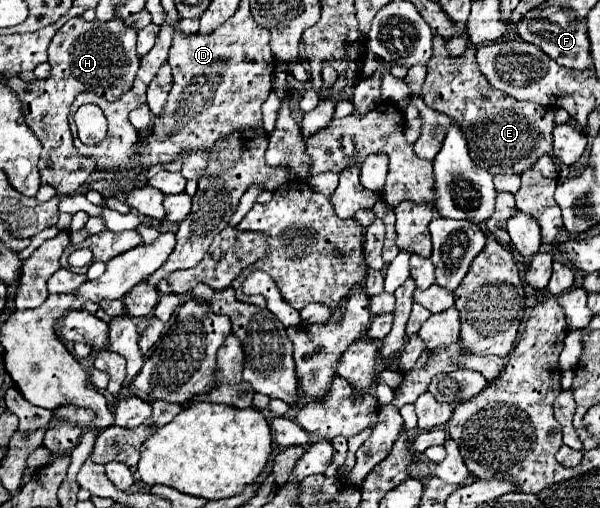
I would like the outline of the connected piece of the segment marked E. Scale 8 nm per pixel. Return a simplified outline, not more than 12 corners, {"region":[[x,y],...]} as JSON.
{"region":[[434,35],[422,99],[492,175],[552,155],[554,109],[516,101]]}

